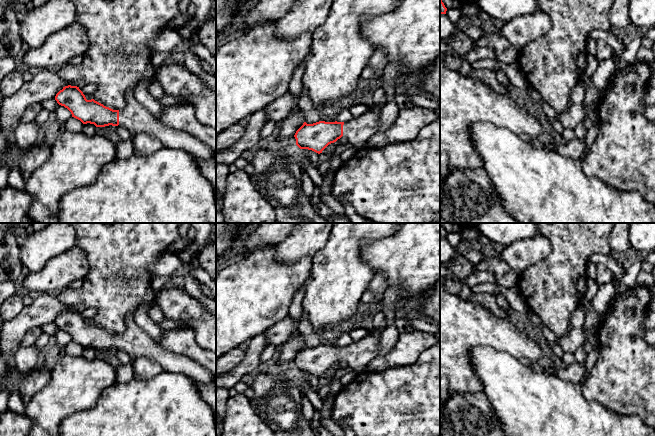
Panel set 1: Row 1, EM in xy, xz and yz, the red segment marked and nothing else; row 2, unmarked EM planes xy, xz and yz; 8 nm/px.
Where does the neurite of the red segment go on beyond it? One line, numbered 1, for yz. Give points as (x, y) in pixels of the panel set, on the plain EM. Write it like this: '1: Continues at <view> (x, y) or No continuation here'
1: No continuation here

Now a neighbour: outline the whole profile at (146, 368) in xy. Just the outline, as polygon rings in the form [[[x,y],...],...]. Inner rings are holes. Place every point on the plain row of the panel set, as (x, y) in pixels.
[[[147,357],[134,359],[133,370],[144,381],[152,379],[165,371],[160,364]]]

